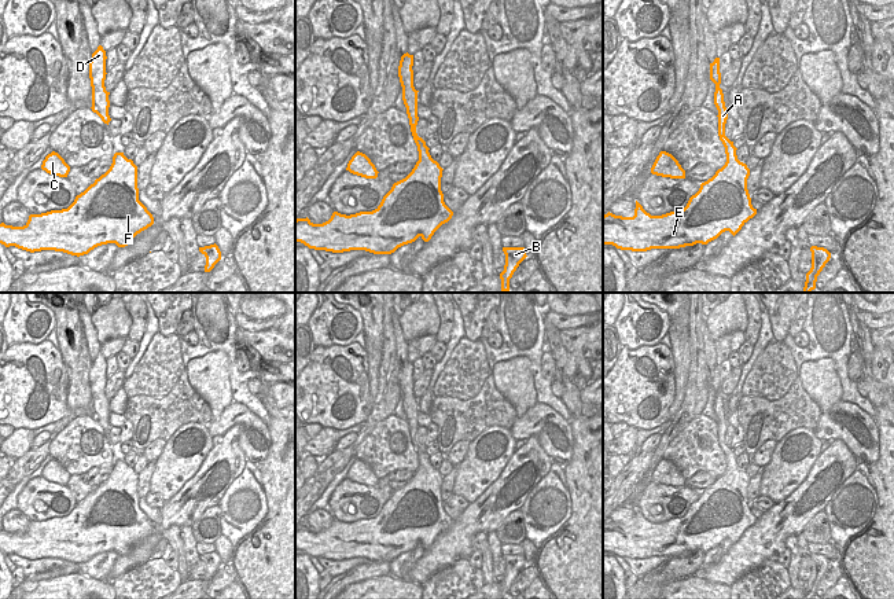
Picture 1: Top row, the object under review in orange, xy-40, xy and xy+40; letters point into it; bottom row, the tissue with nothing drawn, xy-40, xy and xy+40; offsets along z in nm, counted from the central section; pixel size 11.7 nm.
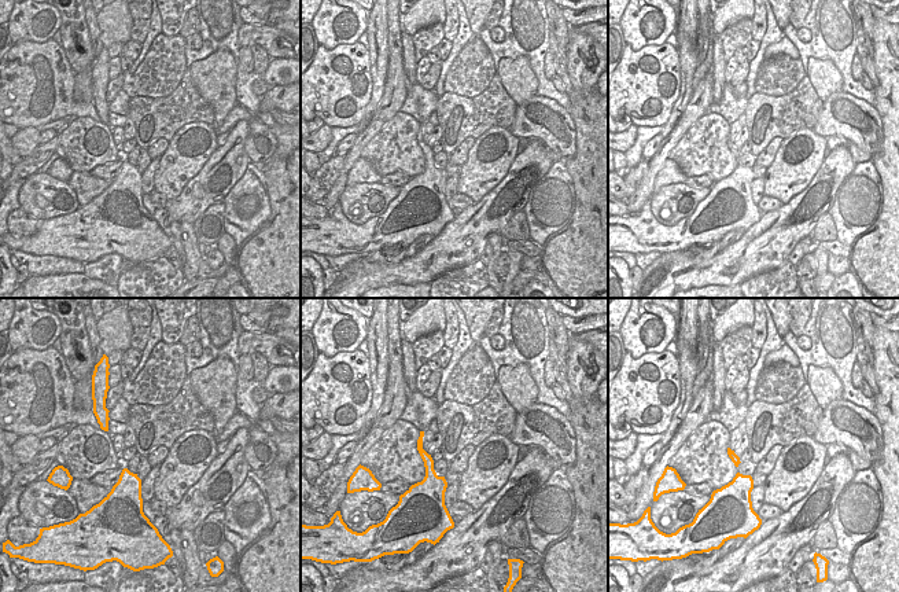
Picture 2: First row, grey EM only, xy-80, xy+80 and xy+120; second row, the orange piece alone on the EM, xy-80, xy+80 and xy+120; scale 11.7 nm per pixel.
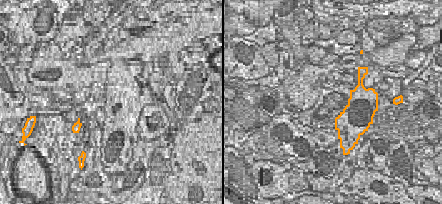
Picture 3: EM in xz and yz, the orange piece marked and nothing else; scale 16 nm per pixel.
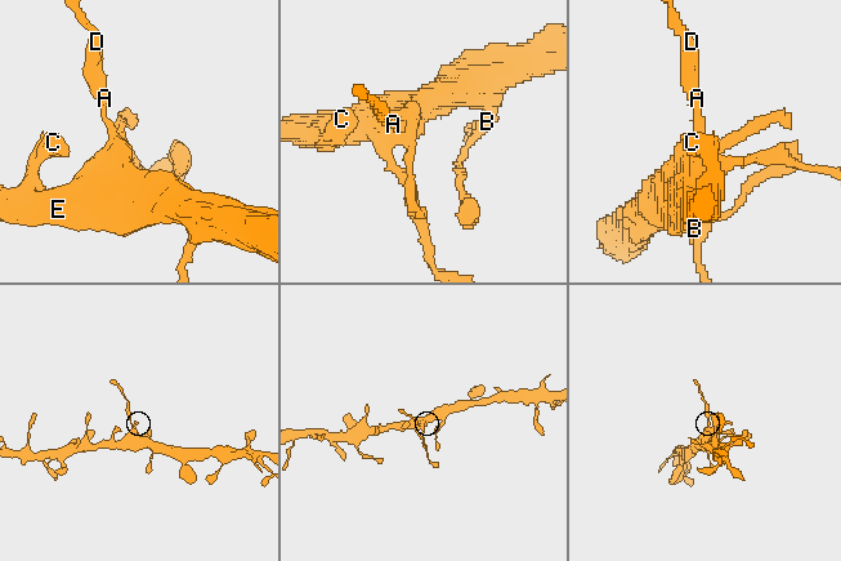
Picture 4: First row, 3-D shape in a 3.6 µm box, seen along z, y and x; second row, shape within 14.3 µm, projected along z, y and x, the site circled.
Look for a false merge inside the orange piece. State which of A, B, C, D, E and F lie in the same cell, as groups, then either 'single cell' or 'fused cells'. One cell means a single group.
A B C D E F | single cell

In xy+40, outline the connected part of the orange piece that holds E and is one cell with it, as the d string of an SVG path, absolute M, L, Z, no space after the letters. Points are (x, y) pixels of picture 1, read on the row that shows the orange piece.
M720 58L710 63L710 80L715 84L714 104L718 110L718 136L726 154L725 165L700 184L683 210L651 216L636 201L633 217L608 212L603 216L603 245L632 251L707 245L725 231L735 236L757 214L747 190L750 169L737 159L737 148L725 136L728 114L720 88Z

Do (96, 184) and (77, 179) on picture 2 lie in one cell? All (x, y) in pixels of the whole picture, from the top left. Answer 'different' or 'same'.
same

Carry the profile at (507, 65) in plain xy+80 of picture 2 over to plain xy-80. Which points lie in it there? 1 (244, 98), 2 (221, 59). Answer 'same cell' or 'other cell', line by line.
1: other cell
2: same cell

